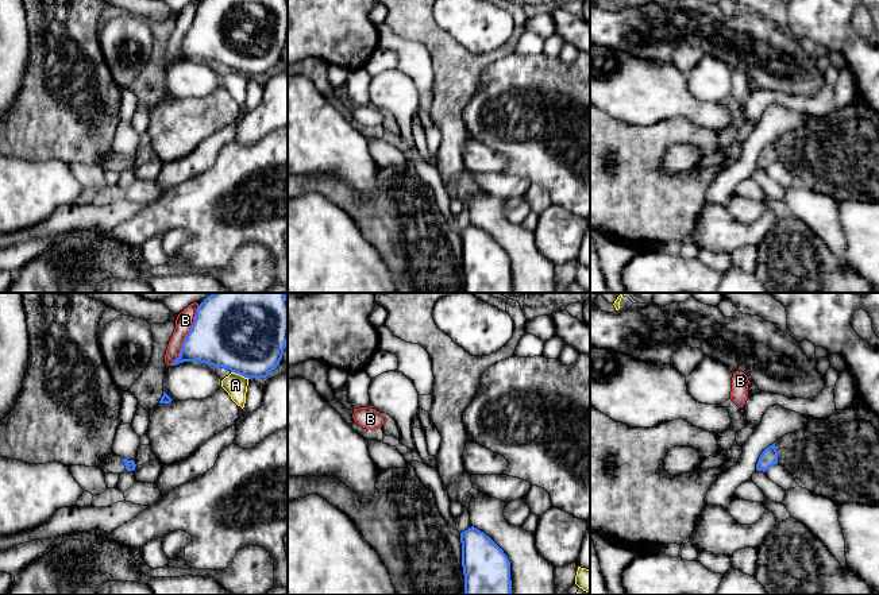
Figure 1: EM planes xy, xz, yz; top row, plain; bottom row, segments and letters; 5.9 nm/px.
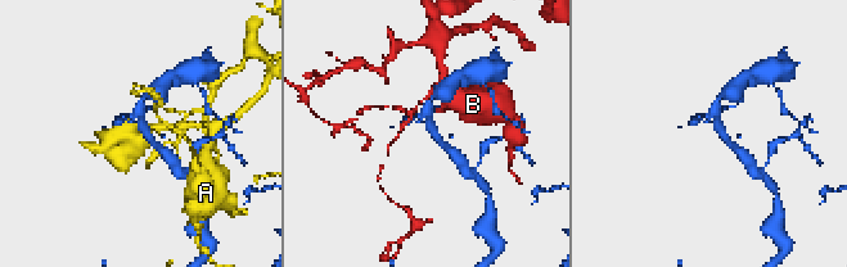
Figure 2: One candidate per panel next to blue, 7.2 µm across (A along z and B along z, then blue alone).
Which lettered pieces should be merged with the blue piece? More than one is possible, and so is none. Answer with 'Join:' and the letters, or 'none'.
Join: none

